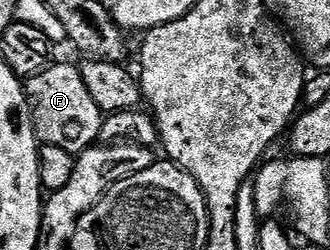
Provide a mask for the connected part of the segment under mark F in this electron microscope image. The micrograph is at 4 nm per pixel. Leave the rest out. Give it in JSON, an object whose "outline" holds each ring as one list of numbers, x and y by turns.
{"outline":[[56,62,26,80,26,95,33,108,33,123,40,144,59,145,74,155,98,142,105,118,84,84,80,68,74,64]]}

